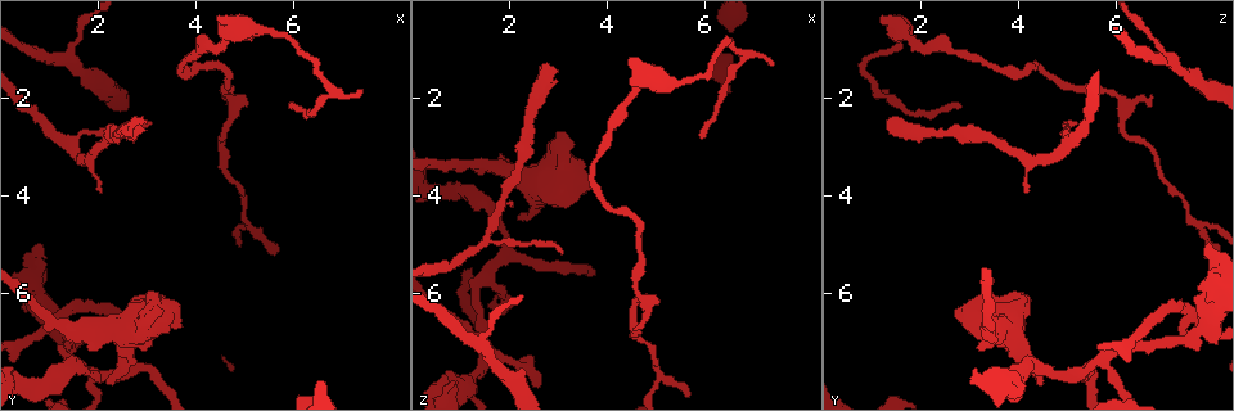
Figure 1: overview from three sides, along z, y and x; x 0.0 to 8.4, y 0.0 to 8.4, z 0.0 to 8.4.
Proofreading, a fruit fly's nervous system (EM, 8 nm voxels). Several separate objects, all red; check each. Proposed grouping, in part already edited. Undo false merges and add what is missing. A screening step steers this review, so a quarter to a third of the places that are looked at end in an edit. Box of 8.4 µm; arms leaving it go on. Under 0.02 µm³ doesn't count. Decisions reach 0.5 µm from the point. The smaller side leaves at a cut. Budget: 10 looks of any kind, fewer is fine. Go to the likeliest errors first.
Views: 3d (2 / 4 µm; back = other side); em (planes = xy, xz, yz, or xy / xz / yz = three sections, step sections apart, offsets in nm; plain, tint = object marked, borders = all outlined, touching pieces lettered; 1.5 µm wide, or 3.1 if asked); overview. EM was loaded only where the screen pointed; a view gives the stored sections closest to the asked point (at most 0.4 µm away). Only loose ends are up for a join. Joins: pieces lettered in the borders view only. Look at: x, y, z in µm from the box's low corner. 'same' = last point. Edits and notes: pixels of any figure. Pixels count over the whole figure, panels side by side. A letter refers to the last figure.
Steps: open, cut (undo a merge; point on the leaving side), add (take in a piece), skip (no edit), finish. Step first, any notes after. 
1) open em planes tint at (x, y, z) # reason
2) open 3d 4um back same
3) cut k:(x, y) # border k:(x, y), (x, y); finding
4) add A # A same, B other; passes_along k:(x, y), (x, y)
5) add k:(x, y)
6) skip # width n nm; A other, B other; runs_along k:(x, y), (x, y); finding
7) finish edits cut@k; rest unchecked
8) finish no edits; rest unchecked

open em yz step 4 borders at (3.00, 2.55, 1.45) # free end

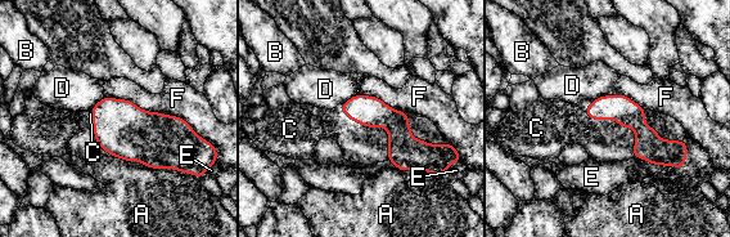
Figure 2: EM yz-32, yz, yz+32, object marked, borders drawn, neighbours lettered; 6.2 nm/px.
add C # A other, B other, C same, D other, E other, F other; passes_along 2:(404, 151), (374, 126), (368, 146); it goes on there

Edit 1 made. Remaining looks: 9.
open overview

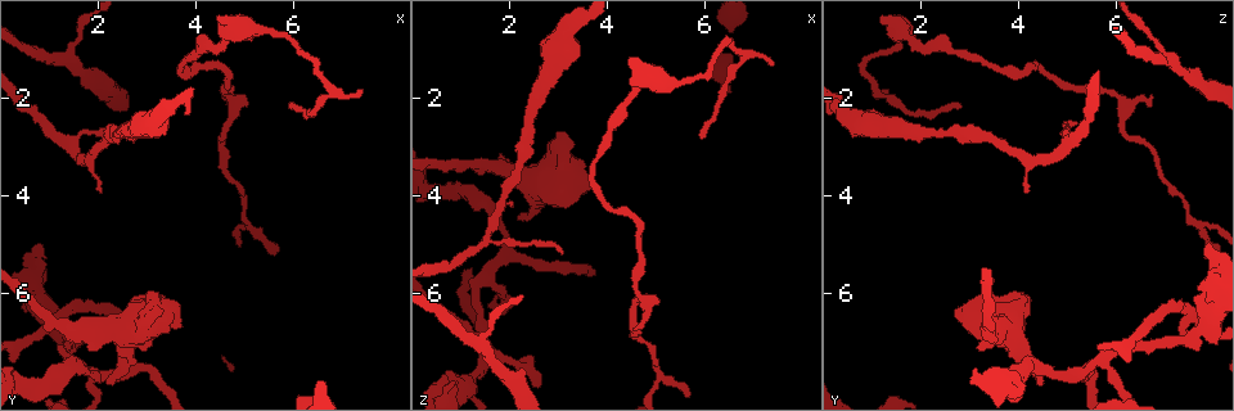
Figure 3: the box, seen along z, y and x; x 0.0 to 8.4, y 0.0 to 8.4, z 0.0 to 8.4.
open em planes tint at (7.40, 1.90, 1.35) # tapers out

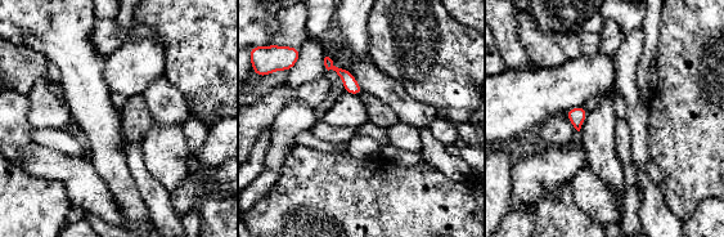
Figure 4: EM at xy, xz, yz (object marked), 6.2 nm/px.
open em planes borders same

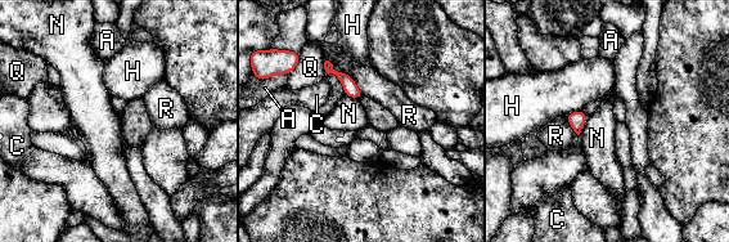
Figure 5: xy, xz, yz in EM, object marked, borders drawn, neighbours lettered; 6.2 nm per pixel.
skip # width 90 nm; A other, C other, H other, N other, Q other, R other; border 5:(588, 115), (579, 135); none of them fits

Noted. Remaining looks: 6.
open 3d 4um back at (1.15, 6.70, 7.85) # sudden change in width

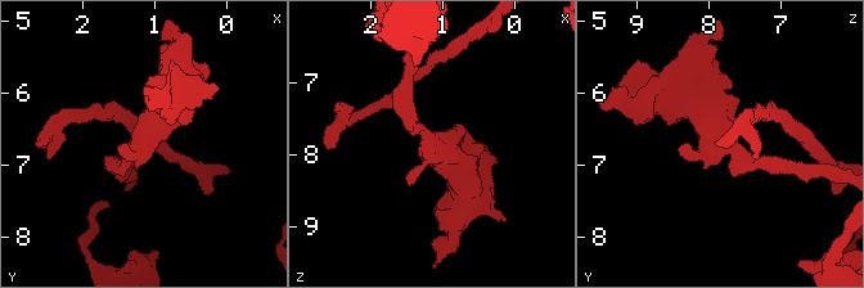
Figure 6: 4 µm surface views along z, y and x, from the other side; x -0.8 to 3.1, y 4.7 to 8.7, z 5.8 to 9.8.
open em planes plain at (1.20, 6.65, 7.80) # need the tissue

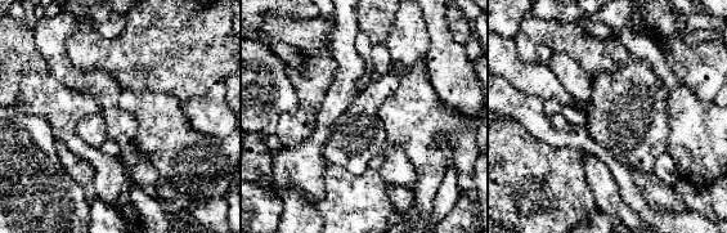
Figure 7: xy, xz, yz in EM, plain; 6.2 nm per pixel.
open em planes borders same # what lies round it

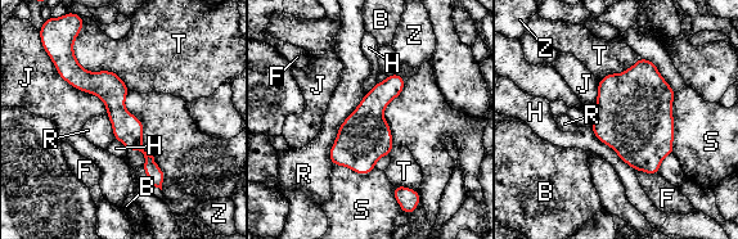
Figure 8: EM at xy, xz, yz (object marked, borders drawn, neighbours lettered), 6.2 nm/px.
skip # longest_contact R 500 nm; B other, F other, H other, J other, R other, S other, T other, Z other; border 8:(365, 94), (338, 129), (333, 165); all the same cell

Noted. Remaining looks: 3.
open em planes borders at (2.05, 3.95, 4.20) # free end

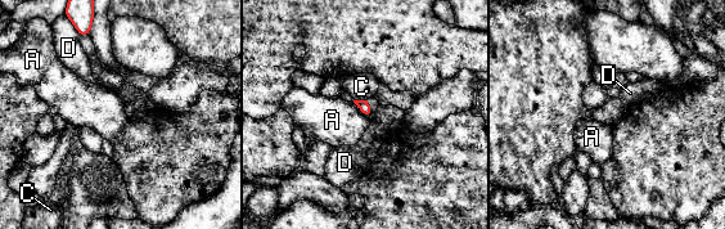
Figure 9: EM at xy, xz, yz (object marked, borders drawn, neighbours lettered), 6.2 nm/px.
skip # longest_contact A 160 nm; A other, C other, D other; border 9:(352, 102), (369, 119); no lettered piece goes on from it

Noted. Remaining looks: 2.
finish edits add@2; rest unchecked

